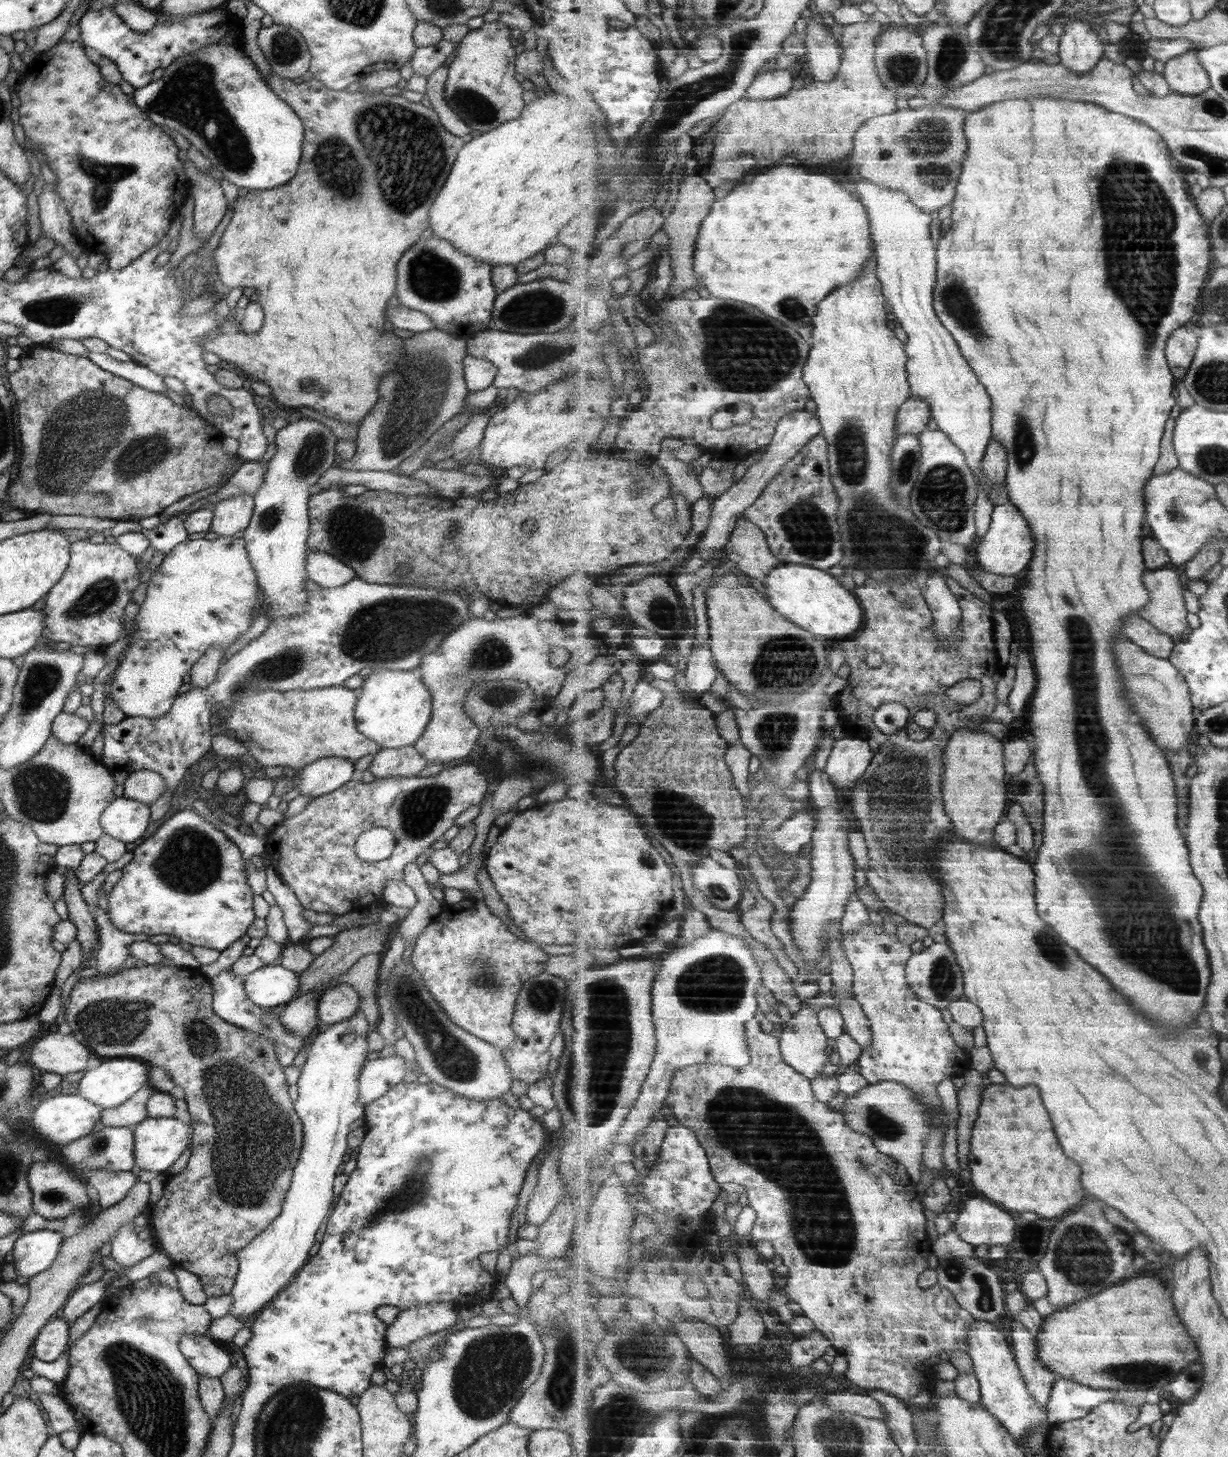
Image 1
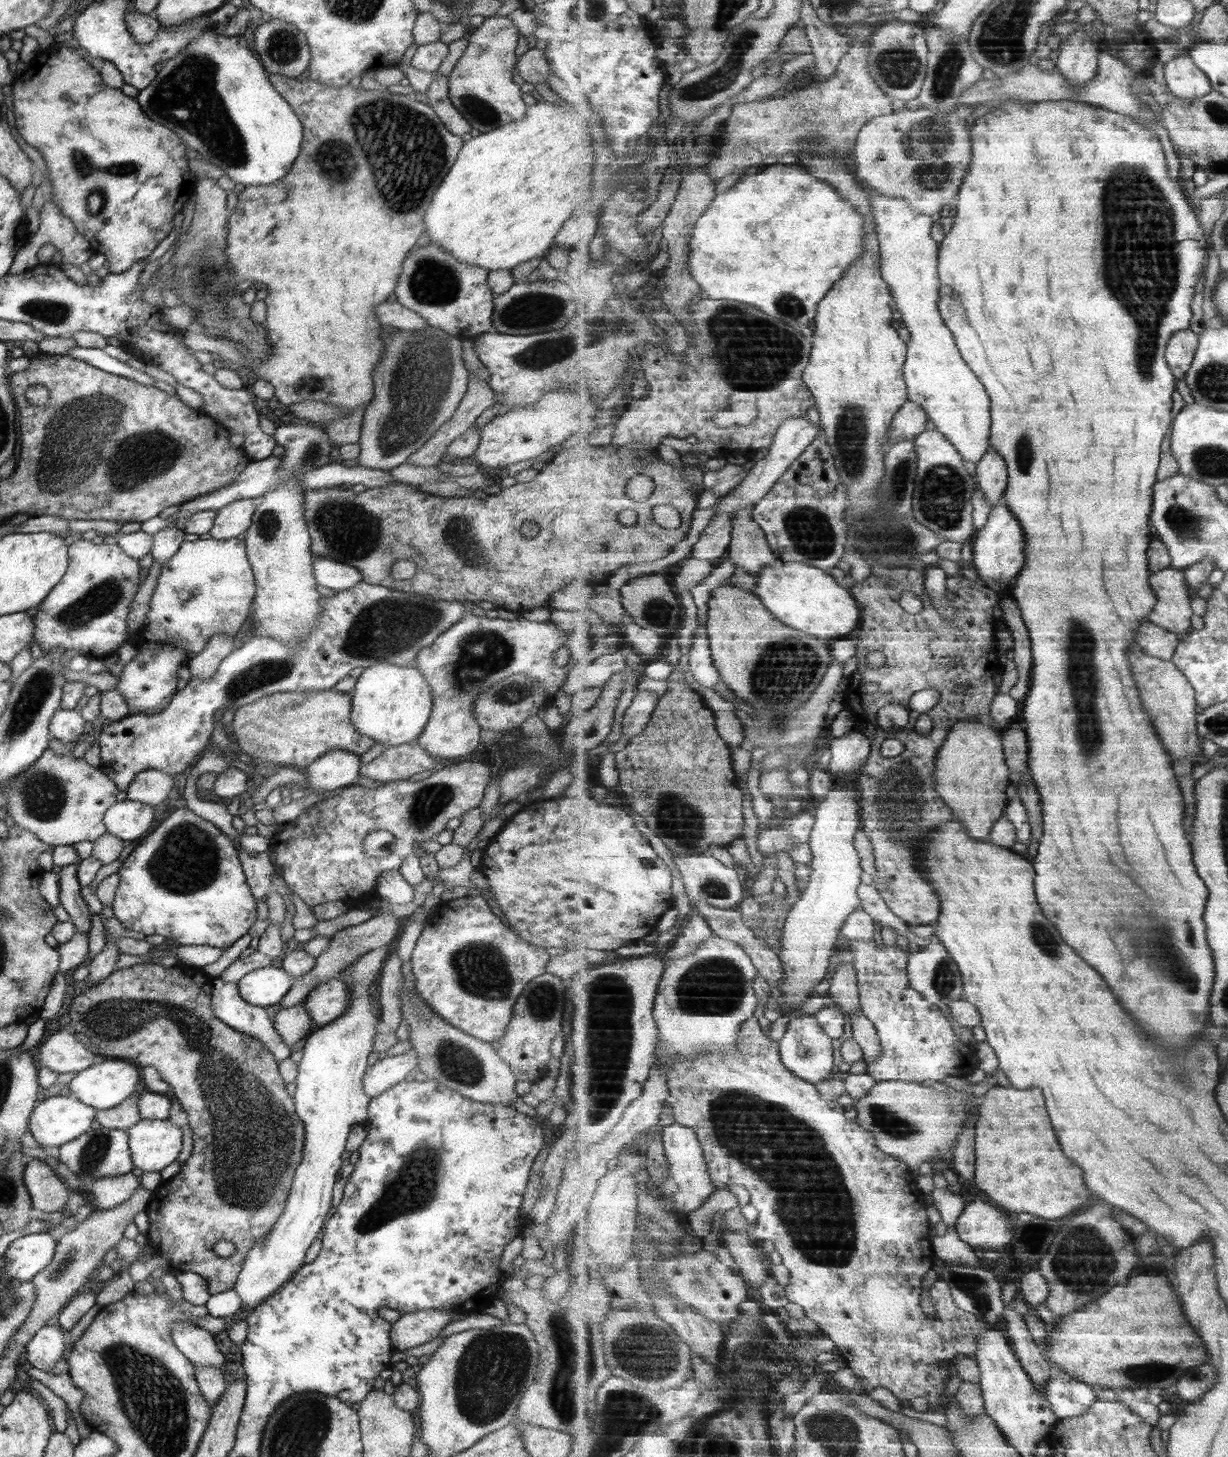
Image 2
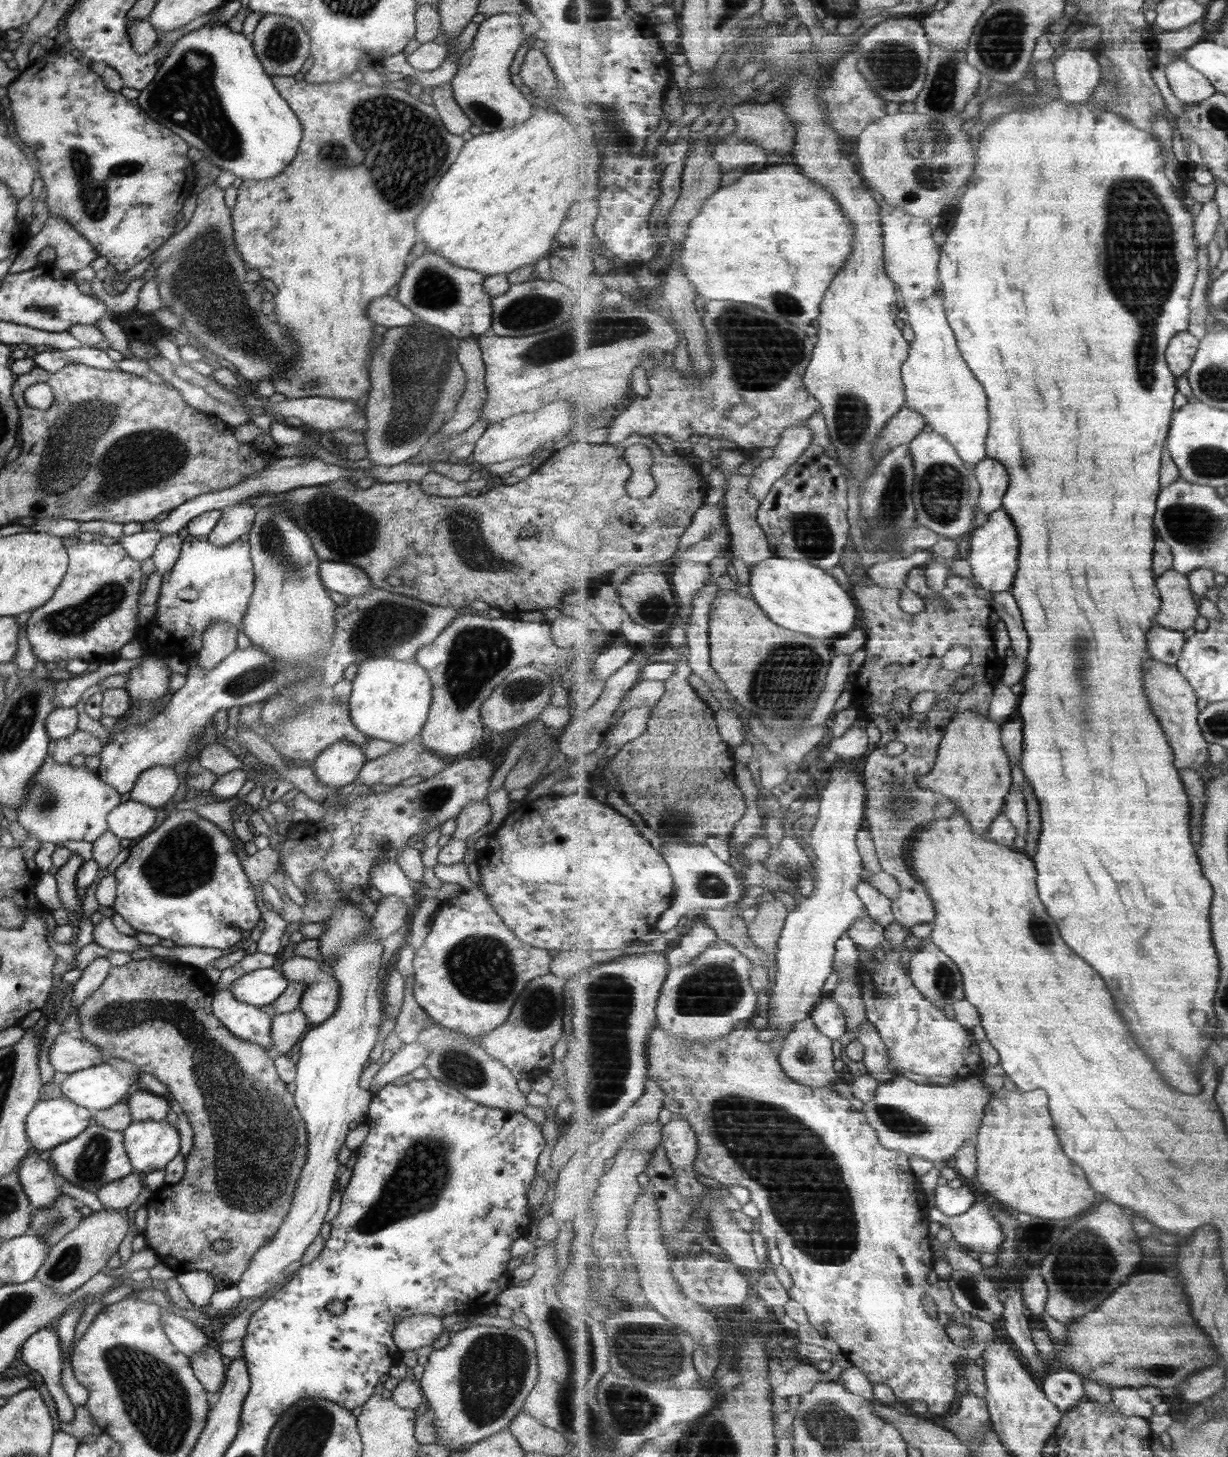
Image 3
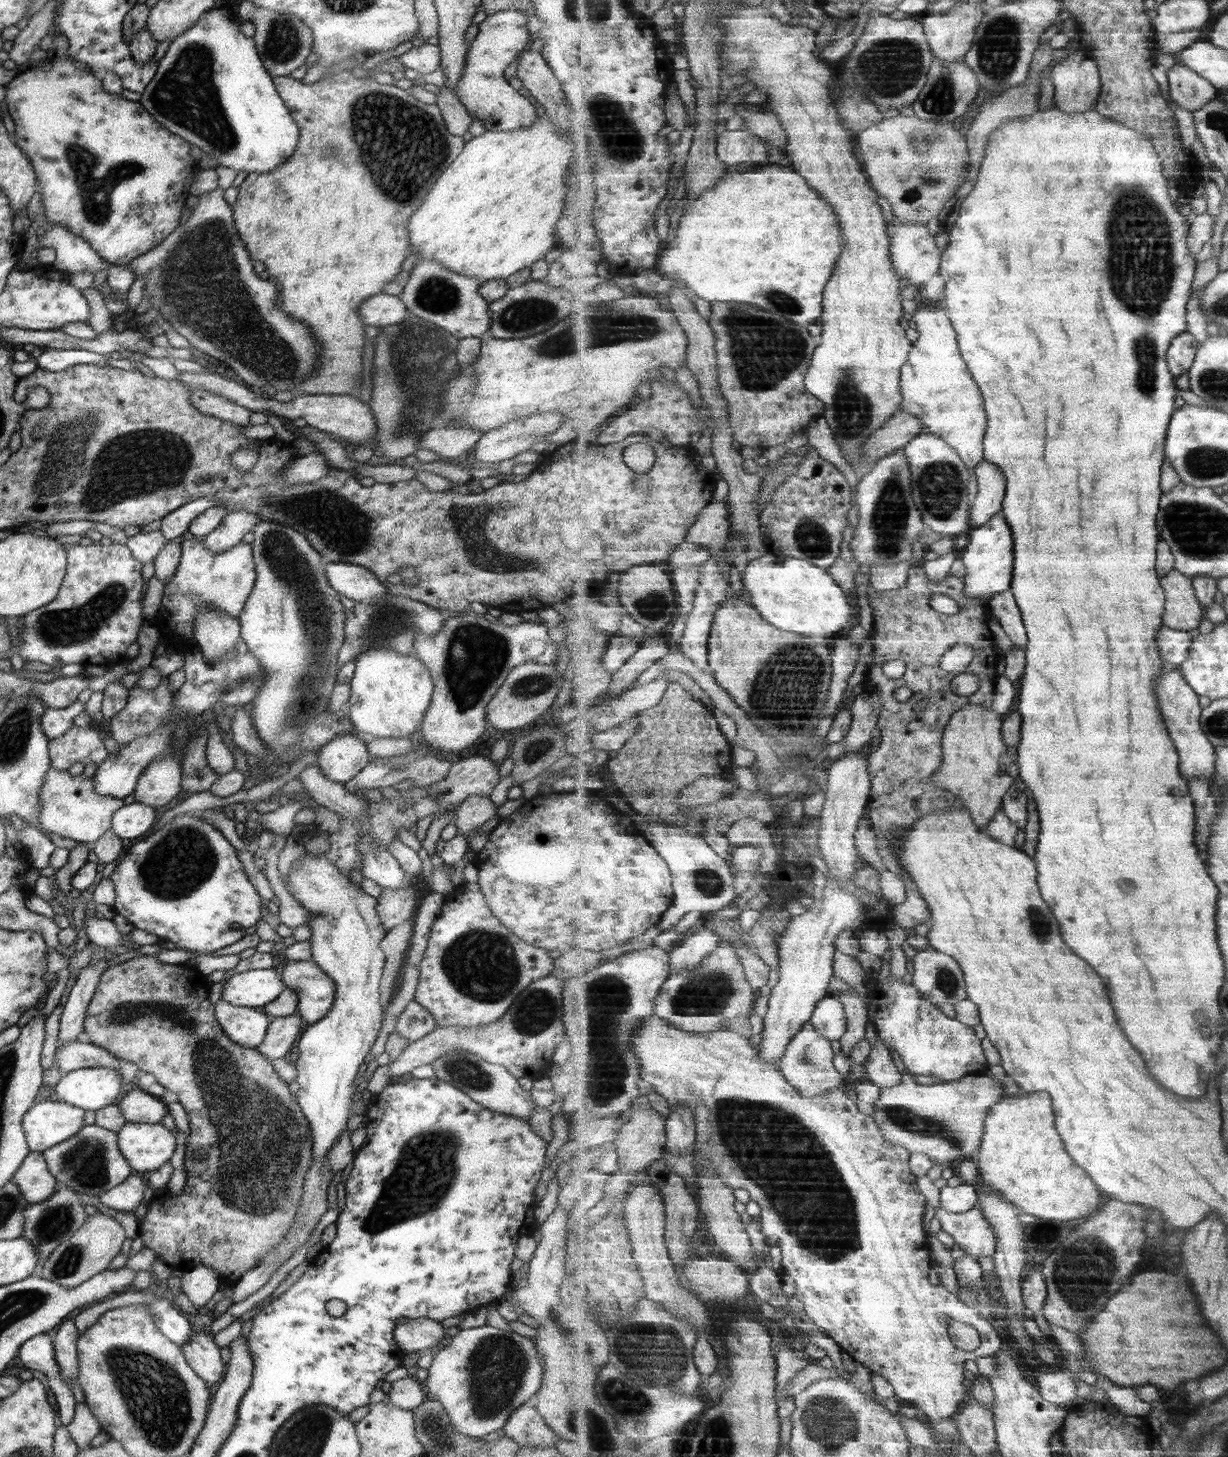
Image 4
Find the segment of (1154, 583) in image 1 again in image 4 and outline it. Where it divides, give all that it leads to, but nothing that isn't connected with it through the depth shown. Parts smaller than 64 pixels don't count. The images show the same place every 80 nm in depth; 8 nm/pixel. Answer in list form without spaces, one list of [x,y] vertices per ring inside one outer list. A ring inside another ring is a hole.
[[[1174,569],[1161,578],[1161,582],[1166,592],[1164,624],[1184,631],[1199,628],[1205,617],[1205,608],[1195,592],[1194,580],[1179,572],[1179,569]]]

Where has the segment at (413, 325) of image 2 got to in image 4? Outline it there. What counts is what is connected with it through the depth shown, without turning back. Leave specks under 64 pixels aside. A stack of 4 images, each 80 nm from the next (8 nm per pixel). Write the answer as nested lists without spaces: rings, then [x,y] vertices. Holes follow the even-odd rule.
[[[379,292],[360,302],[356,313],[364,325],[384,327],[400,323],[408,310],[399,296]]]

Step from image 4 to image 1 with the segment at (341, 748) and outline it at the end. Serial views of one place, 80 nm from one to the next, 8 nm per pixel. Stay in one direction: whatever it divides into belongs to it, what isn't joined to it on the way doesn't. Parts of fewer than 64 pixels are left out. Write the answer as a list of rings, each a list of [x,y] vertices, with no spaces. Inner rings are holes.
[[[323,757],[298,771],[294,781],[300,794],[321,796],[337,790],[356,777],[352,760],[341,757]]]

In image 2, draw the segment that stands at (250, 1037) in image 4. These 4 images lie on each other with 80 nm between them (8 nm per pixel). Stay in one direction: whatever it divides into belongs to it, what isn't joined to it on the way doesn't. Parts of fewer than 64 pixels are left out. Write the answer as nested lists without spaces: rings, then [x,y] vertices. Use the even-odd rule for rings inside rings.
[[[215,977],[212,981],[212,991],[210,993],[210,1005],[215,1018],[221,1020],[227,1027],[233,1029],[233,1031],[239,1033],[239,1035],[246,1035],[259,1041],[259,1043],[271,1052],[277,1062],[290,1055],[289,1048],[281,1043],[281,1037],[279,1037],[273,1029],[271,1024],[271,1011],[267,1008],[247,1004],[247,1002],[239,996],[236,983],[229,984]]]

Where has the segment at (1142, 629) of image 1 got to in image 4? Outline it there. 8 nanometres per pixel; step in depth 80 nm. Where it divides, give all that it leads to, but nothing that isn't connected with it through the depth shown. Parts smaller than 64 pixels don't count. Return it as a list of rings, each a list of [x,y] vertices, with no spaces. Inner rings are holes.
[[[1163,624],[1158,632],[1158,647],[1162,652],[1164,662],[1169,667],[1179,668],[1190,658],[1190,648],[1194,643],[1189,631],[1169,628]]]

